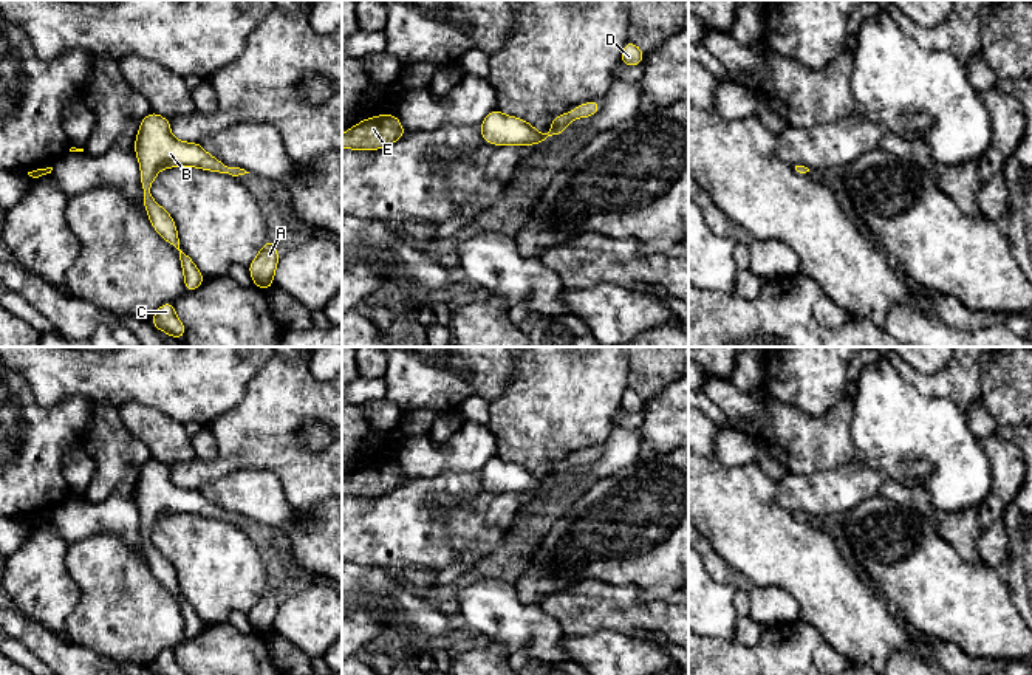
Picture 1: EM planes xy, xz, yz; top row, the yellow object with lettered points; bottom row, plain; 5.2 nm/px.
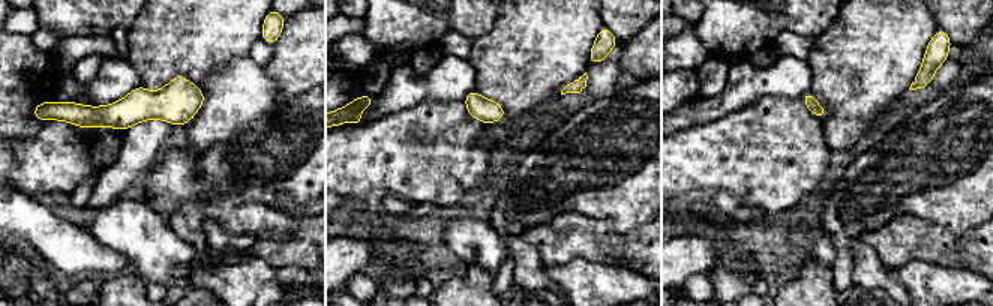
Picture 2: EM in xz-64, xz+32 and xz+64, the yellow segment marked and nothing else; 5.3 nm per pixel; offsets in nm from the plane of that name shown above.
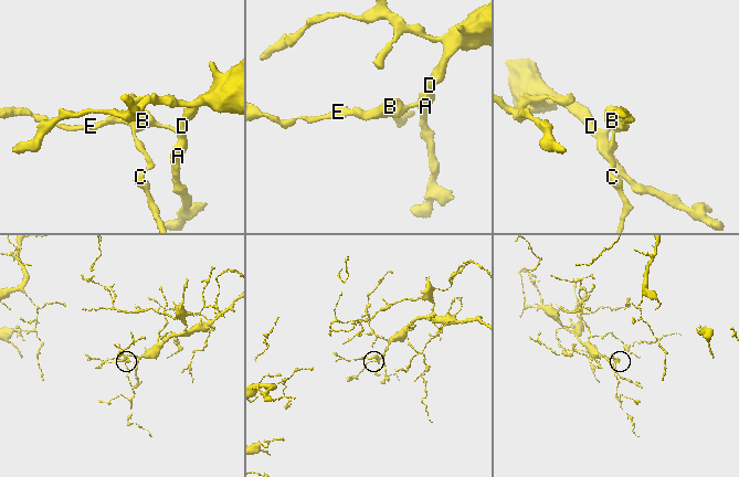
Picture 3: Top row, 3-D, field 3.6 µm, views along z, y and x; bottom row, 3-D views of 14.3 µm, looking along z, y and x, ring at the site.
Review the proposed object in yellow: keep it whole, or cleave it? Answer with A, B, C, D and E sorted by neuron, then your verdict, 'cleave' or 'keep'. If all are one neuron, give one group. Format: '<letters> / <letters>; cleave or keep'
A B C D E; keep

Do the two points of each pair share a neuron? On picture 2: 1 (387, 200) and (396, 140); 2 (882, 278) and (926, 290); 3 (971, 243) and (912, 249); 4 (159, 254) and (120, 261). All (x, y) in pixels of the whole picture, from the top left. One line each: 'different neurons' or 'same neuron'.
1: different neurons
2: different neurons
3: same neuron
4: different neurons

